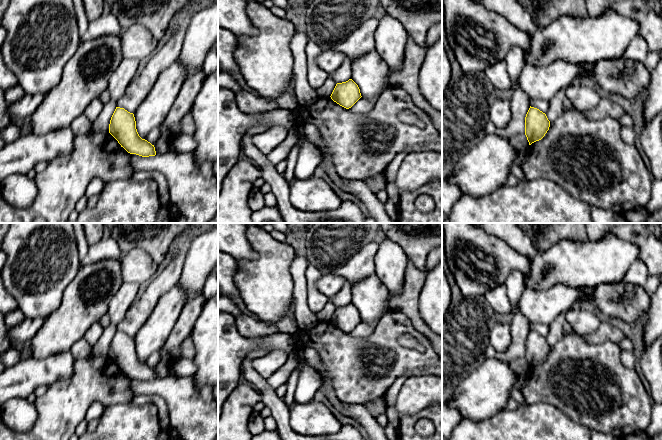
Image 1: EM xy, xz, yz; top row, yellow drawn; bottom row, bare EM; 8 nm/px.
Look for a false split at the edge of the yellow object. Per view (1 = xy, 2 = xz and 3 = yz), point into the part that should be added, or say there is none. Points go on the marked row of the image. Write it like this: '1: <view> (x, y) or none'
1: none
2: none
3: none

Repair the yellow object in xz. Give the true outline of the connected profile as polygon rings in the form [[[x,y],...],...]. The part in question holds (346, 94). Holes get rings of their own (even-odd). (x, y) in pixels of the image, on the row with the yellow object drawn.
[[[349,79],[346,82],[337,83],[330,97],[340,106],[349,109],[362,96],[358,85],[352,79]]]

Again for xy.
[[[116,107],[110,120],[109,133],[130,154],[142,157],[156,155],[154,145],[139,136],[134,114],[124,108]]]

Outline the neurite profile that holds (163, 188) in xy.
[[[142,170],[138,172],[134,172],[130,178],[133,181],[145,181],[148,179],[154,180],[158,184],[158,193],[160,196],[160,202],[164,206],[170,205],[170,193],[169,193],[169,185],[166,177],[155,170]]]

